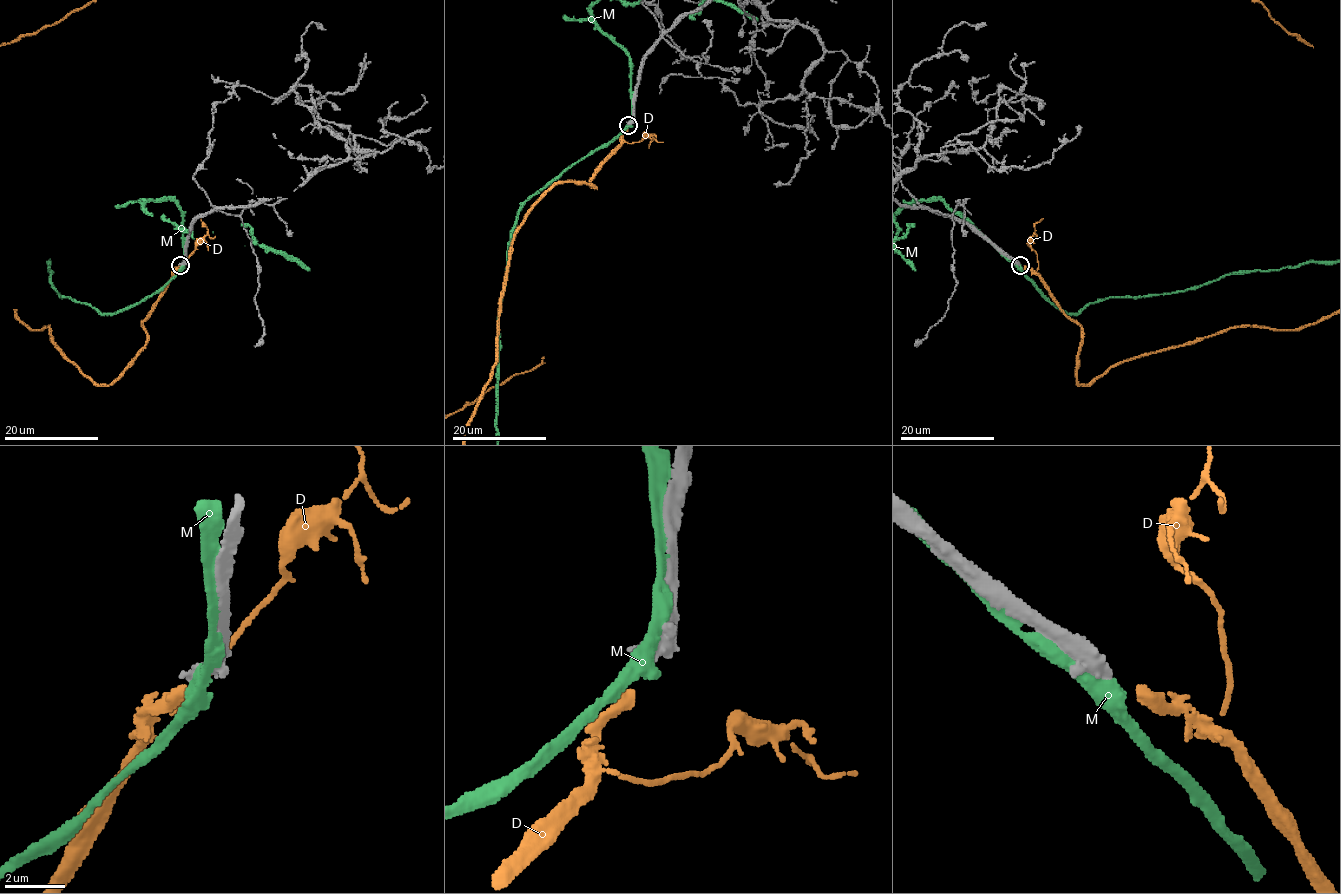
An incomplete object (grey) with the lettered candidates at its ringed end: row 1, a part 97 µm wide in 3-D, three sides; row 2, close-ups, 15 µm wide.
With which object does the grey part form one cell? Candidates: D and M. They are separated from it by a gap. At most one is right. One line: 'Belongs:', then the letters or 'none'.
Belongs: D

